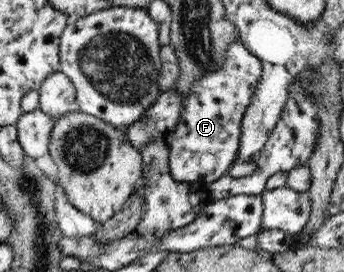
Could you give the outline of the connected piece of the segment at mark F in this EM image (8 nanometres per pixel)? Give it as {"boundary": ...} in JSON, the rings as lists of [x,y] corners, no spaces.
{"boundary":[[[233,41],[223,55],[222,65],[190,86],[190,93],[174,129],[166,137],[168,147],[168,171],[174,181],[205,186],[224,175],[235,161],[237,154],[240,124],[246,106],[250,103],[255,83],[260,80],[261,63],[240,41]]]}

